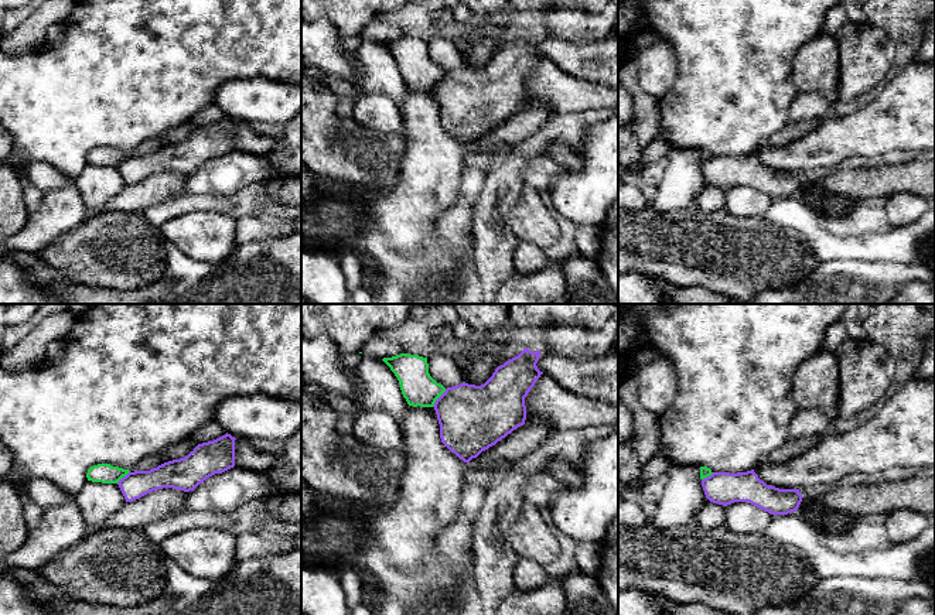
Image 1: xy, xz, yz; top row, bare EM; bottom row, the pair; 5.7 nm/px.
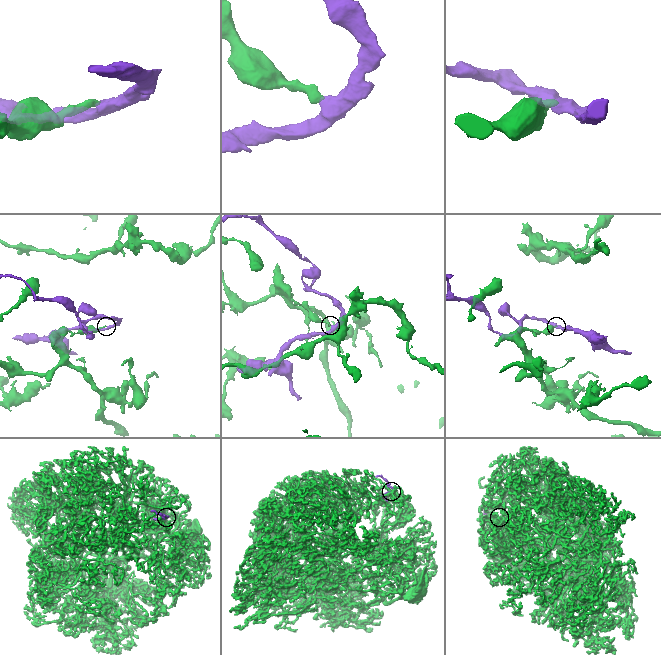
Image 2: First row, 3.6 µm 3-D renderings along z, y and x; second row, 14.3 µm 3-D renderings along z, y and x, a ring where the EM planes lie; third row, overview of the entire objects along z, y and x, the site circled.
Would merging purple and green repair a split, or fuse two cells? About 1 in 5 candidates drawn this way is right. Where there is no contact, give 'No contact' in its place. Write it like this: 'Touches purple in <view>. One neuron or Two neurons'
Touches purple in xz. Two neurons

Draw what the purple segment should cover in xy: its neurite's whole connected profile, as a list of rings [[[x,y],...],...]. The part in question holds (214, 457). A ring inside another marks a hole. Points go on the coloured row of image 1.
[[[226,433],[214,441],[198,444],[184,458],[164,462],[150,471],[129,472],[117,485],[126,502],[163,488],[194,491],[207,478],[235,467],[235,440]]]

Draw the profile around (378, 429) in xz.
[[[359,410],[351,434],[379,450],[403,450],[403,433],[386,411]]]

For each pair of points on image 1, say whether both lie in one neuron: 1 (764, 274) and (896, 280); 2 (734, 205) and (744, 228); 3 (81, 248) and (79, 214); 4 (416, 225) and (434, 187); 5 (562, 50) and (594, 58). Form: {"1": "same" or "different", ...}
{"1": "different", "2": "different", "3": "different", "4": "same", "5": "same"}

